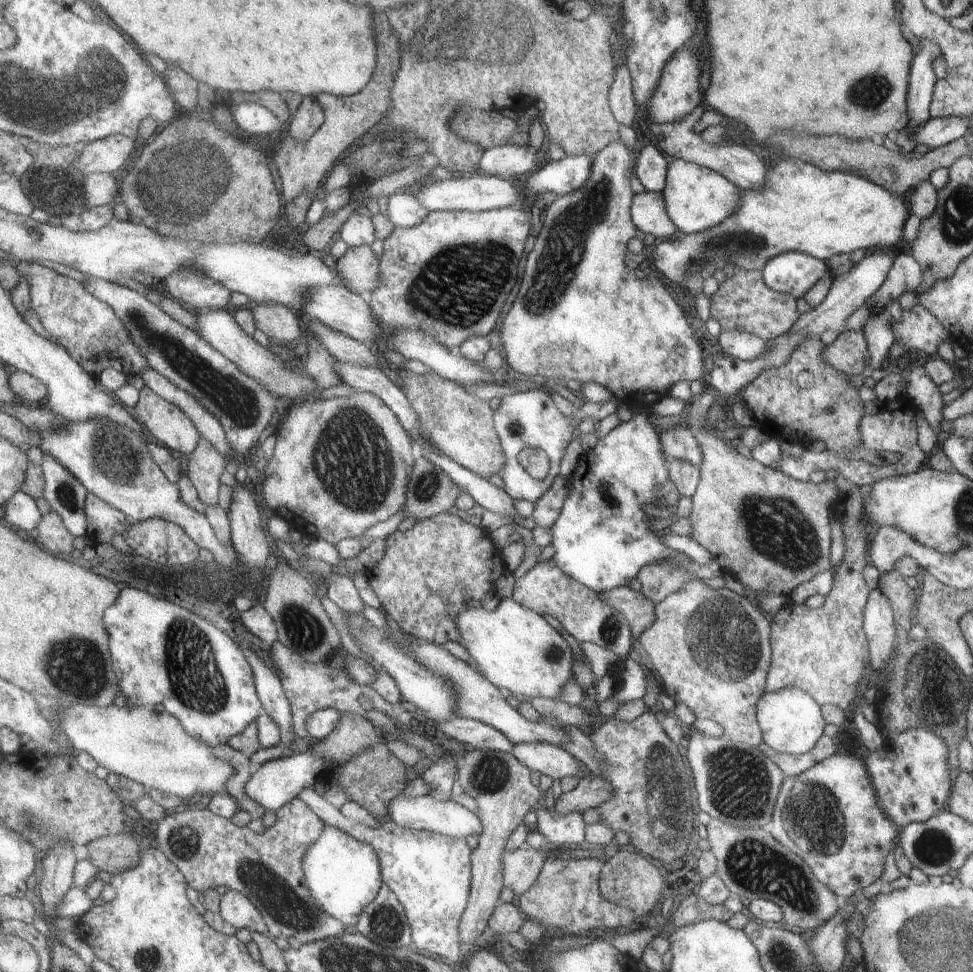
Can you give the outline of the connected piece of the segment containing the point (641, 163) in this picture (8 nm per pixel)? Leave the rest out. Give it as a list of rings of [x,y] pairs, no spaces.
[[[647,142],[647,146],[637,158],[635,172],[637,172],[637,178],[643,182],[643,186],[647,188],[647,192],[663,194],[669,184],[669,160],[657,148],[659,146]]]

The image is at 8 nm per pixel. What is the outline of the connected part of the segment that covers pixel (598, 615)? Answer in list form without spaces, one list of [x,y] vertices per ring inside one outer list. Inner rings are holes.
[[[555,558],[539,562],[521,580],[515,580],[515,588],[513,588],[511,598],[517,600],[519,604],[543,614],[545,618],[553,620],[555,624],[563,626],[579,644],[593,642],[601,648],[609,648],[611,652],[615,652],[619,656],[619,660],[625,660],[629,656],[629,650],[635,642],[629,618],[621,610],[613,608],[603,598],[601,592],[597,592],[597,590],[585,586],[583,582],[579,582],[577,578],[569,576],[557,564]]]

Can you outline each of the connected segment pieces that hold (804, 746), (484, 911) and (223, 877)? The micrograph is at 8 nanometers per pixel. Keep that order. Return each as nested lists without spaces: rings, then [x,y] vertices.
[[[797,686],[765,692],[757,700],[757,724],[763,732],[765,746],[769,746],[771,750],[779,754],[793,754],[793,756],[801,756],[809,752],[817,744],[817,740],[823,736],[821,732],[825,726],[819,706],[813,700],[813,696],[809,696],[805,690]]]
[[[475,750],[463,756],[459,764],[459,790],[467,792],[475,802],[483,822],[483,836],[479,838],[481,844],[473,854],[473,892],[469,900],[469,908],[461,920],[461,940],[465,946],[465,954],[473,952],[471,944],[479,938],[487,926],[491,926],[491,918],[501,906],[501,890],[505,886],[505,846],[511,834],[523,824],[529,810],[535,810],[543,802],[543,790],[539,790],[533,782],[533,770],[525,766],[517,756],[509,752],[485,752]]]
[[[301,798],[289,802],[277,814],[277,824],[265,834],[235,826],[231,818],[221,818],[213,810],[195,808],[181,814],[173,812],[163,822],[151,826],[157,848],[181,868],[193,890],[205,894],[217,886],[227,886],[249,896],[265,914],[273,938],[297,938],[305,946],[347,934],[345,924],[319,906],[307,884],[305,856],[325,834],[327,822]]]

